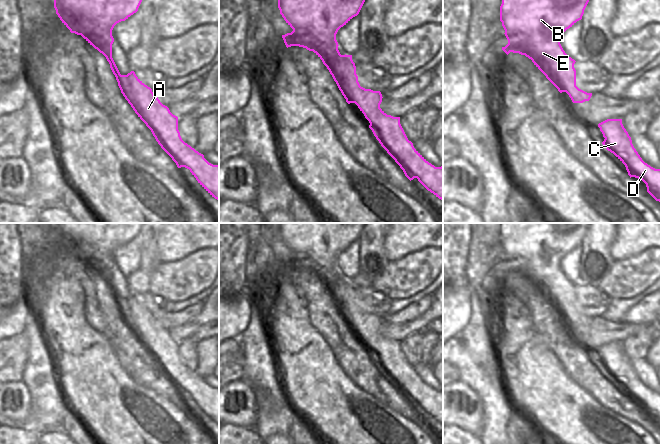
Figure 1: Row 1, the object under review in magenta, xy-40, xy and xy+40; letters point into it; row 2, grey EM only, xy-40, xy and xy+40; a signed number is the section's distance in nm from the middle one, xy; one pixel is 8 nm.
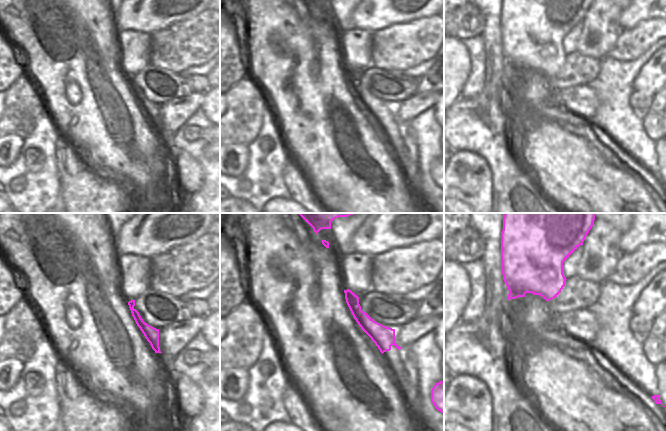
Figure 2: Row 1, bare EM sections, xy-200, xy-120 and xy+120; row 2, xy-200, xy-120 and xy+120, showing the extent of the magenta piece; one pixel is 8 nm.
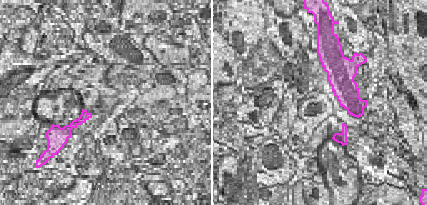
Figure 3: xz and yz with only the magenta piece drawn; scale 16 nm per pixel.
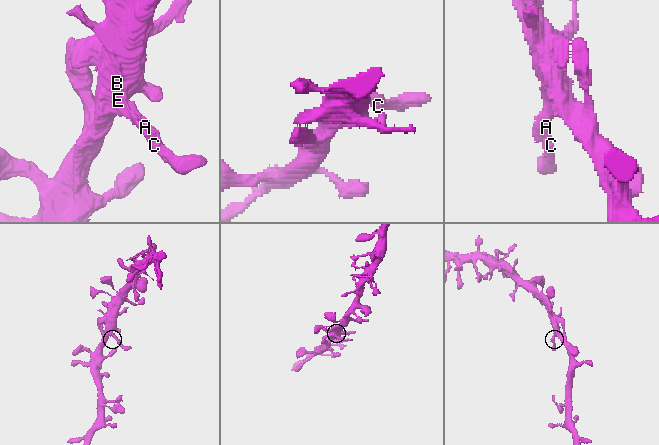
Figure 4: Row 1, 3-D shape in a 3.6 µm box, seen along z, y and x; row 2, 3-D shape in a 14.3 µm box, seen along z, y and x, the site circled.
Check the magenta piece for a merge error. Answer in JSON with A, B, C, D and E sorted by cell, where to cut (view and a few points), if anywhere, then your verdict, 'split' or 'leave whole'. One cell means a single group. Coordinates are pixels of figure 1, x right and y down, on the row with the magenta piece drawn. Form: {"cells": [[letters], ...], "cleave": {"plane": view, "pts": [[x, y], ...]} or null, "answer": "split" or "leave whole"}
{"cells": [["A", "B", "C", "D", "E"]], "cleave": null, "answer": "leave whole"}

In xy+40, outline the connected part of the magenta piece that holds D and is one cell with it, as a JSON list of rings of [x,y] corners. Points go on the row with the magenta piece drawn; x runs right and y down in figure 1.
[[[607,119],[599,123],[598,127],[605,138],[603,146],[625,165],[630,178],[641,179],[646,184],[647,192],[660,202],[660,169],[655,169],[642,160],[622,119]]]

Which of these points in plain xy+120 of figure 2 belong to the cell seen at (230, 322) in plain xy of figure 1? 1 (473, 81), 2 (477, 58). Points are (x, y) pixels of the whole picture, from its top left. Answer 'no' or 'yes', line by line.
1: no
2: no

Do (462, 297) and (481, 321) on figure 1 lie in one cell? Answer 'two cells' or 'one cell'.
two cells

